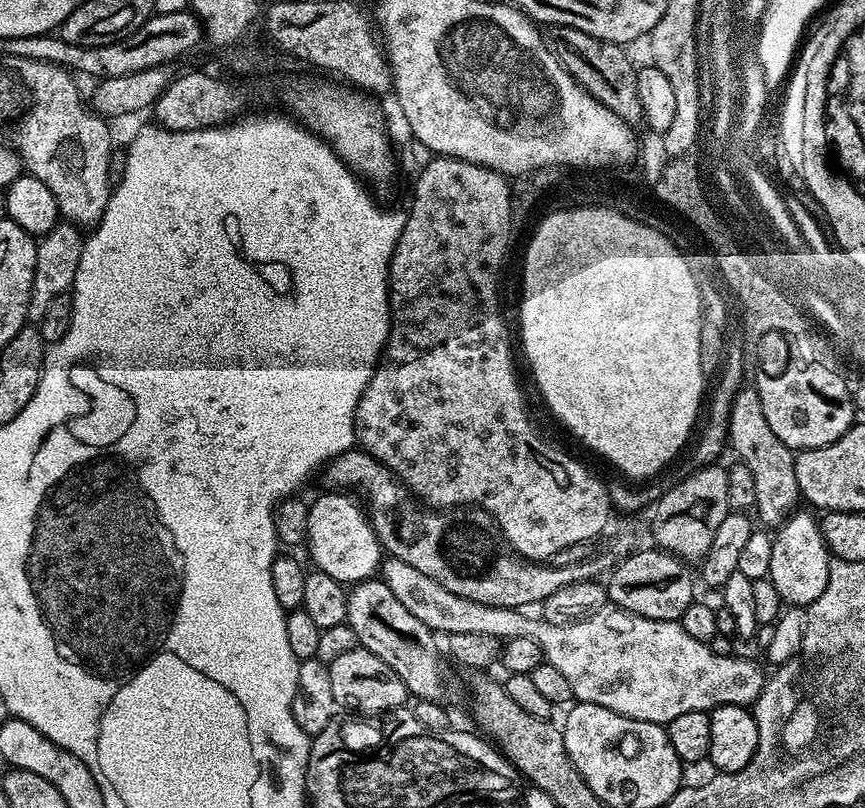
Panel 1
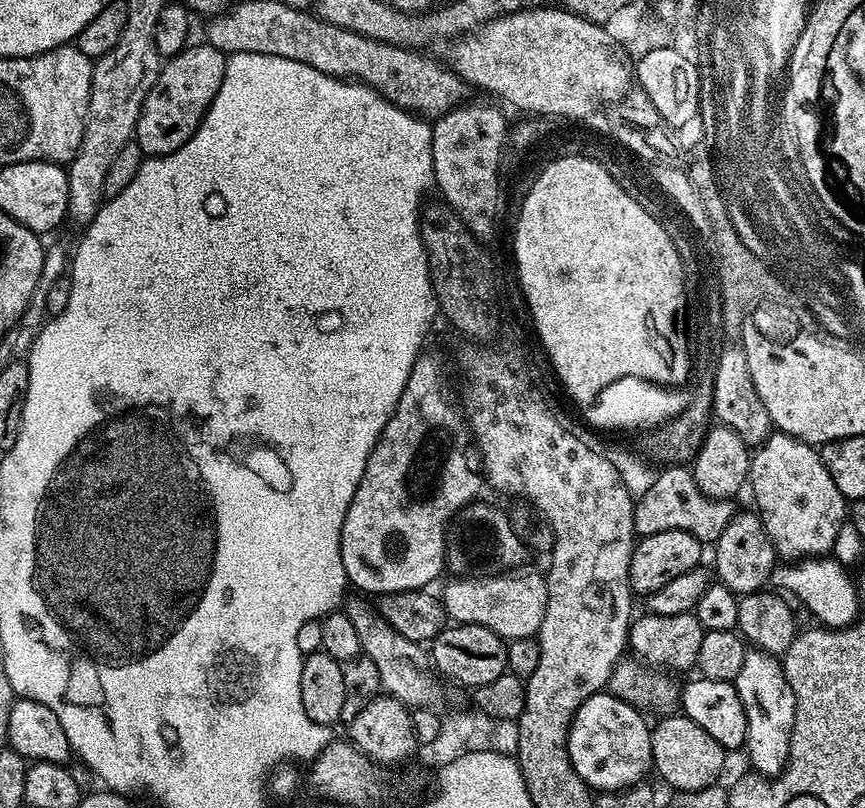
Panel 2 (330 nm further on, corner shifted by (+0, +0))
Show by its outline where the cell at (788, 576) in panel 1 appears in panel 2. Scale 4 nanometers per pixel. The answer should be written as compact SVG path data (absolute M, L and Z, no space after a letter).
M773 431L768 439L751 453L748 478L752 496L756 499L755 511L760 517L765 534L776 548L777 557L789 556L790 559L796 560L799 556L820 558L831 553L838 530L846 521L846 501L838 486L834 486L834 478L830 478L826 466L820 460L819 451L813 445L795 440L793 436L782 431Z

